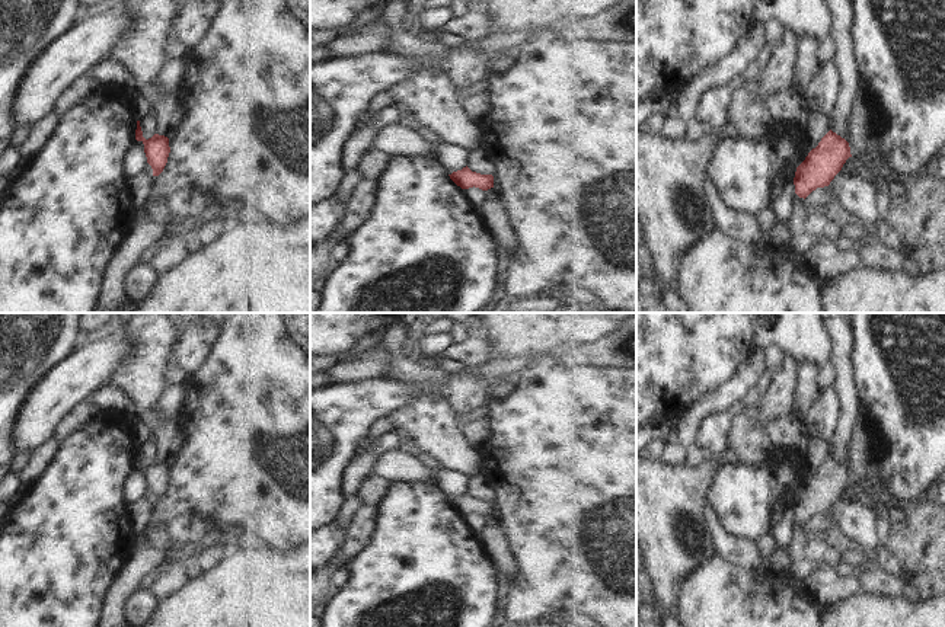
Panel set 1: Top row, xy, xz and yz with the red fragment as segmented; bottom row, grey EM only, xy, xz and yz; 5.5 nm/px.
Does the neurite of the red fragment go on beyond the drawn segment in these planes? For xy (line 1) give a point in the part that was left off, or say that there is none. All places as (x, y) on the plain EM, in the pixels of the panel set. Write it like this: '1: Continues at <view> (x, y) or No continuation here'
1: No continuation here.

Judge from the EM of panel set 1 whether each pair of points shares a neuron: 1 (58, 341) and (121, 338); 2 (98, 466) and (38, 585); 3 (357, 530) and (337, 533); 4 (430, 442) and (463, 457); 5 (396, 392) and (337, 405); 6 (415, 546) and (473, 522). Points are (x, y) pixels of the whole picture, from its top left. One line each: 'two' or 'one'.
1: two
2: one
3: two
4: one
5: one
6: two

